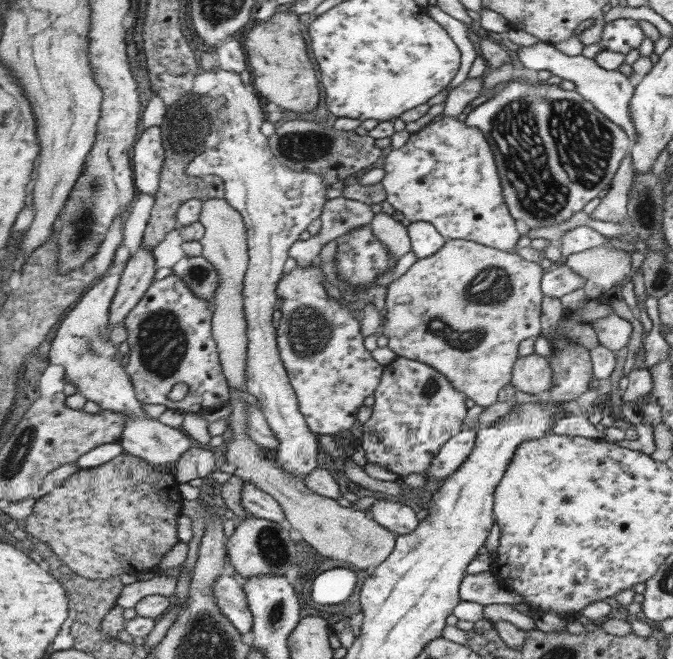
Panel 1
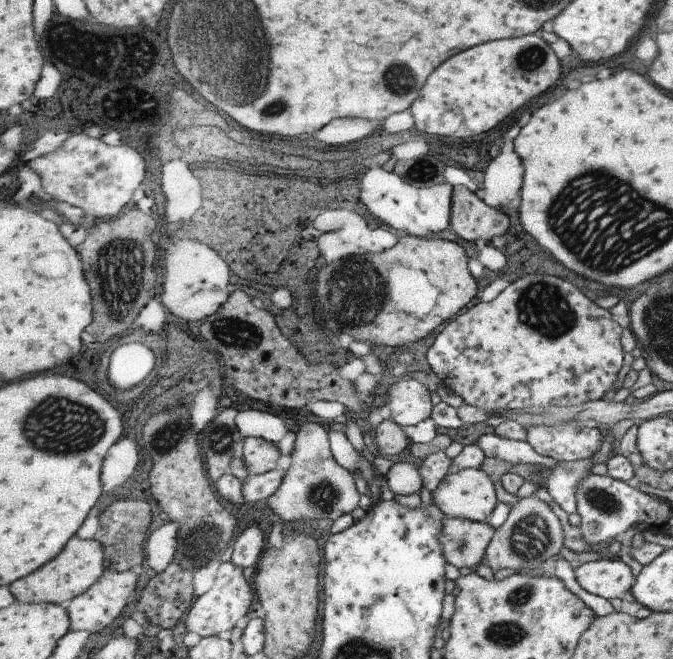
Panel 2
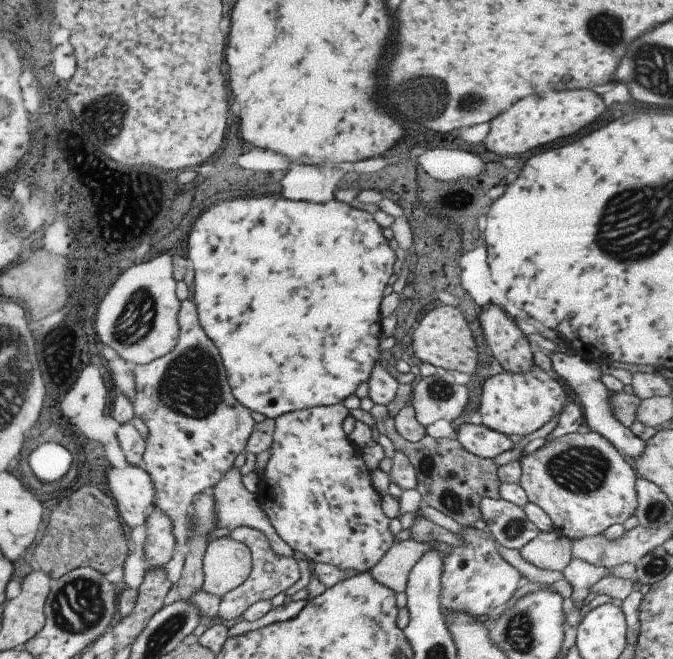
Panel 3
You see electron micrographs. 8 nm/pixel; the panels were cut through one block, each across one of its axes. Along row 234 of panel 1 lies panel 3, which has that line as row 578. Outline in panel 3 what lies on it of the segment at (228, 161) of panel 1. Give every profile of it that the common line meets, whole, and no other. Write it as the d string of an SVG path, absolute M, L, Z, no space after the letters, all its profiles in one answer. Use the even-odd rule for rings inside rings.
M238 526L231 532L231 537L239 542L244 542L251 549L253 559L253 570L249 578L241 586L234 588L225 596L221 597L220 607L218 610L219 618L223 620L237 620L244 615L250 606L262 600L271 600L273 607L283 604L285 590L289 590L299 578L301 578L301 570L299 564L293 557L281 556L273 550L272 544L269 542L268 536L250 526Z

